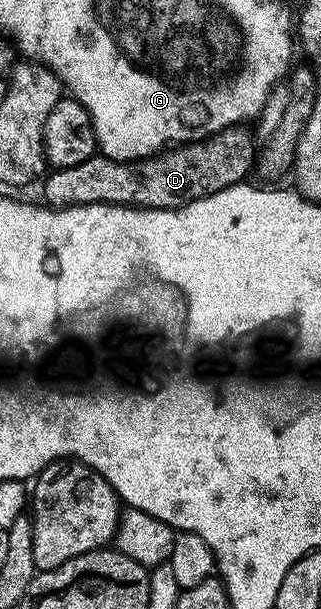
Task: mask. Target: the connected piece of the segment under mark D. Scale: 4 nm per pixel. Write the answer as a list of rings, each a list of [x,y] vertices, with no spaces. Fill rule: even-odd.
[[[244,124],[229,126],[221,134],[202,138],[198,142],[173,145],[153,157],[138,162],[115,162],[103,156],[94,156],[74,168],[53,169],[52,175],[49,173],[43,179],[43,182],[45,181],[43,201],[52,208],[71,208],[75,205],[87,208],[97,204],[111,204],[150,210],[177,210],[180,206],[189,206],[192,202],[202,200],[214,192],[222,192],[222,188],[243,183],[247,179],[244,177],[251,172],[252,166],[254,170],[258,148],[256,150],[256,142],[246,127],[247,125]]]

